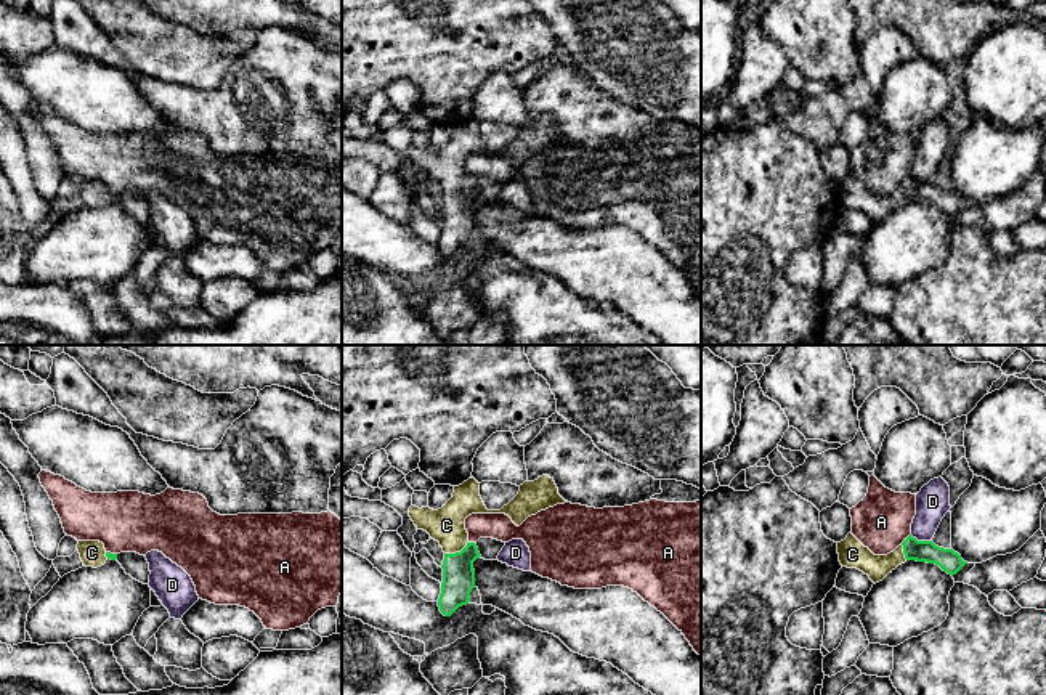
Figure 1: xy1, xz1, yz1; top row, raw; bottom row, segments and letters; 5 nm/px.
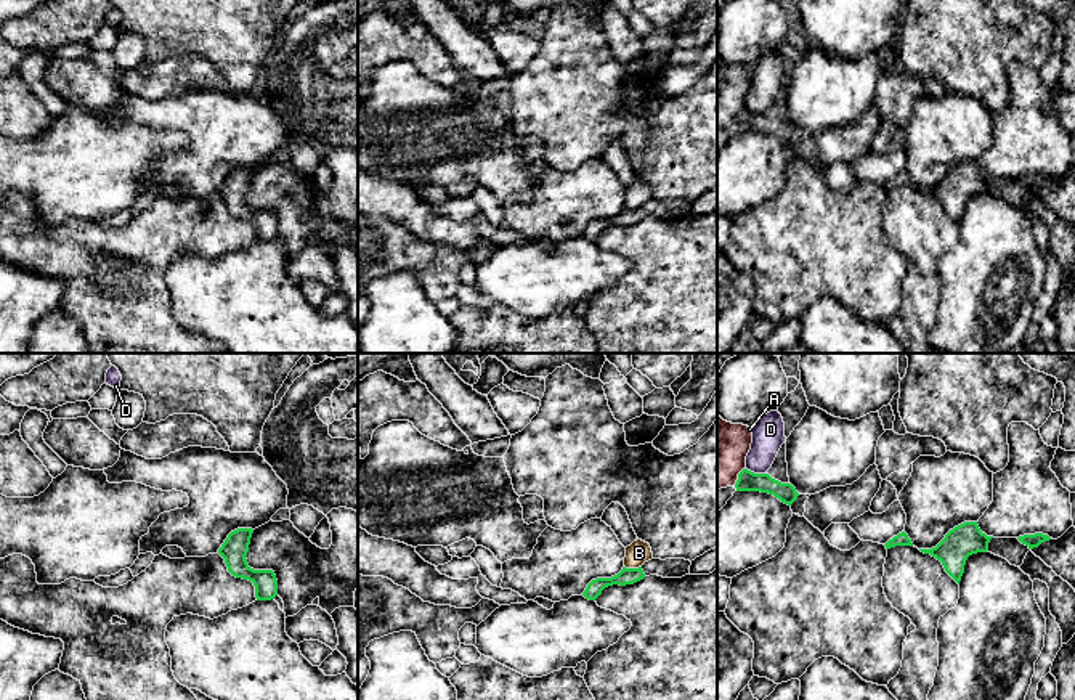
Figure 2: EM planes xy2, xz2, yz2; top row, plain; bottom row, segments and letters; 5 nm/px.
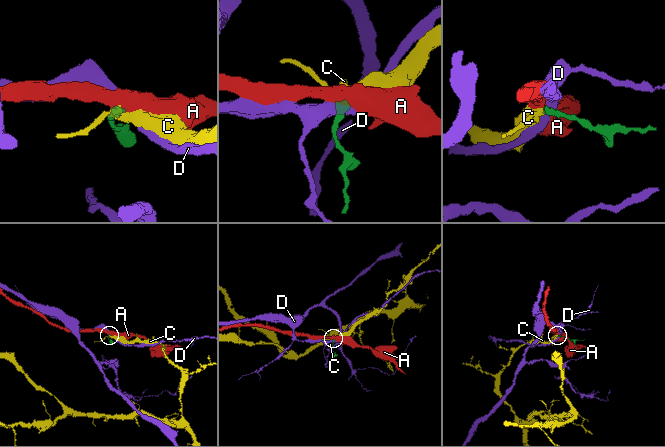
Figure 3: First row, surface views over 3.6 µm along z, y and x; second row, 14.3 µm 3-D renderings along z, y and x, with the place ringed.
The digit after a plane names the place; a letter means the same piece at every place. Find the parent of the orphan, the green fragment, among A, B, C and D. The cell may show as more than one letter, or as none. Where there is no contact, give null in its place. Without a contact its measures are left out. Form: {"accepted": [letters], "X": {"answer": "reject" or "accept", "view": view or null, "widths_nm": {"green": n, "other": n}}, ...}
{"accepted": ["C"], "A": {"answer": "reject", "view": "yz1", "widths_nm": {"green": 110, "other": 300}}, "B": {"answer": "reject", "view": "xz2", "widths_nm": {"green": 80, "other": 120}}, "C": {"answer": "accept", "view": "xz1", "widths_nm": {"green": 160, "other": 190}}, "D": {"answer": "reject", "view": "yz1", "widths_nm": {"green": 110, "other": 170}}}

